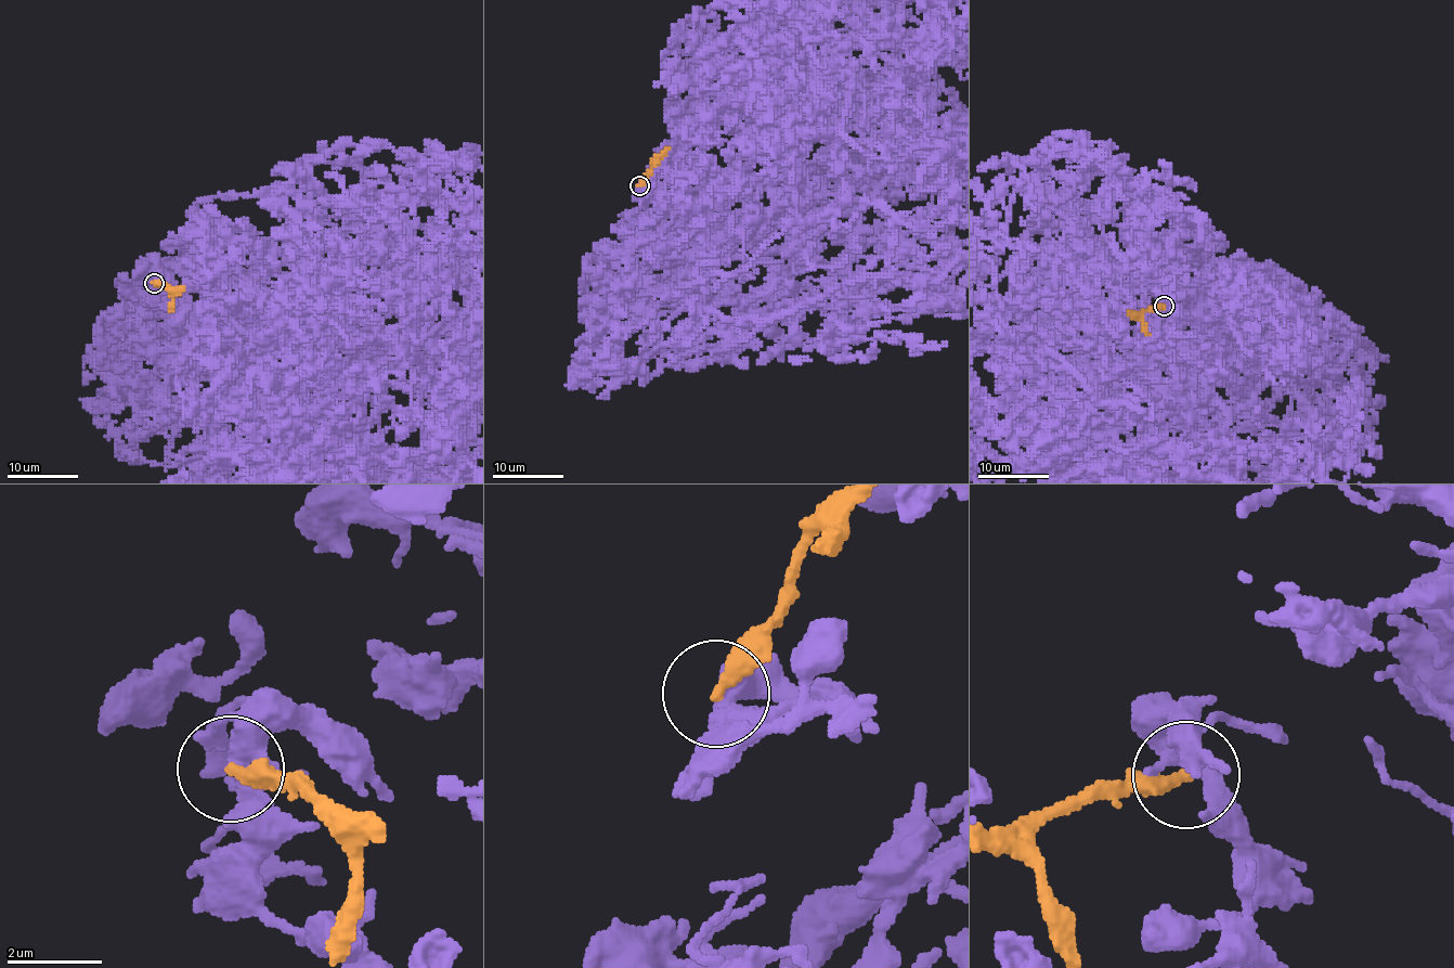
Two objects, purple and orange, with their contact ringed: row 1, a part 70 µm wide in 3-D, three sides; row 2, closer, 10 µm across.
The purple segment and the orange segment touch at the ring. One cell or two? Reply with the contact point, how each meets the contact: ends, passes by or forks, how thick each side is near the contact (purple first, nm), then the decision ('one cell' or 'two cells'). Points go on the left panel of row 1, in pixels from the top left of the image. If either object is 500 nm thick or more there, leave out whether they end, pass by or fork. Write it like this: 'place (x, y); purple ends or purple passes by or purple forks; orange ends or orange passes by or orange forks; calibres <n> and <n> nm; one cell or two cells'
place (154, 283); purple forks; orange ends; calibres 360 and 320 nm; two cells

